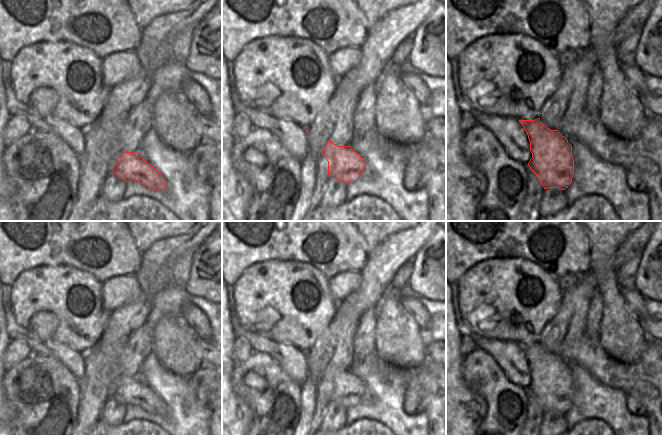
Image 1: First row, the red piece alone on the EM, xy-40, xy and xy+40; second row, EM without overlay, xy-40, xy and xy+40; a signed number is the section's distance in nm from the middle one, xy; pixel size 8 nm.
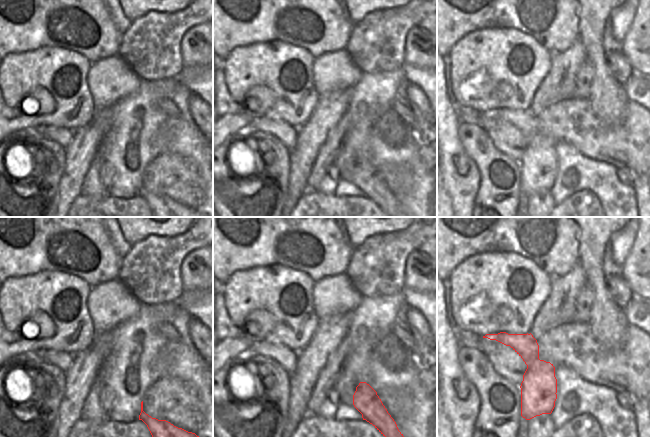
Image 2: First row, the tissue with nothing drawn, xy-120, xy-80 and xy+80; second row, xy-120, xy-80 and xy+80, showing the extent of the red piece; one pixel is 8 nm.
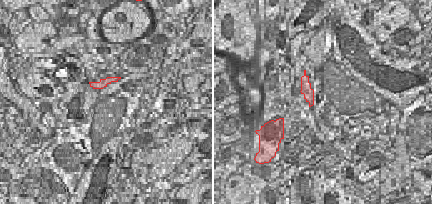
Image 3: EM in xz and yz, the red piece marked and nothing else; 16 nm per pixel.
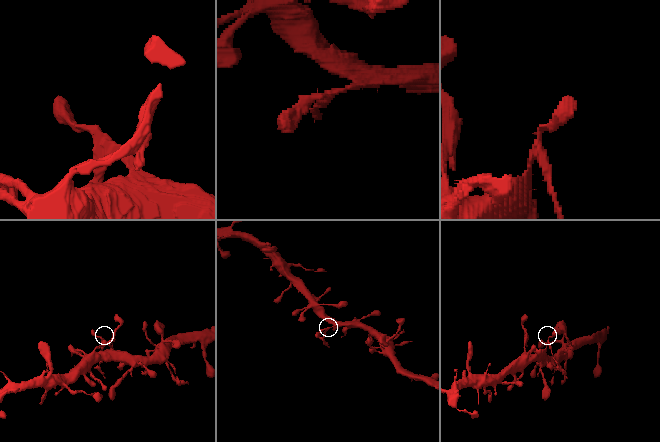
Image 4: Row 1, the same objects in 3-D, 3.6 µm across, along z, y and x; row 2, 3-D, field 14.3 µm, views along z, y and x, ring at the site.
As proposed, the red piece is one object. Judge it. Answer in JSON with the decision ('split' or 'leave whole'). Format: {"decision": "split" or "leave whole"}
{"decision": "split"}

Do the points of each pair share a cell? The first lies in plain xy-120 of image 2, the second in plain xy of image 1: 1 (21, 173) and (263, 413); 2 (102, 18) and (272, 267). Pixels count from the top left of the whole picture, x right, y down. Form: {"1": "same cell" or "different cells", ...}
{"1": "same cell", "2": "different cells"}

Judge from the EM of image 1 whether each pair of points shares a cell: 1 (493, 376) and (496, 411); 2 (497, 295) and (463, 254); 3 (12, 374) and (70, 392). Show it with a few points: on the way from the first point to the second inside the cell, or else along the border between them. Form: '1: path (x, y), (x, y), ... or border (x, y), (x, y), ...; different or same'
1: path (493, 385), (496, 389), (496, 402); same
2: border (495, 257), (483, 259), (472, 265), (457, 283); different
3: path (26, 365), (43, 365), (56, 378); same

